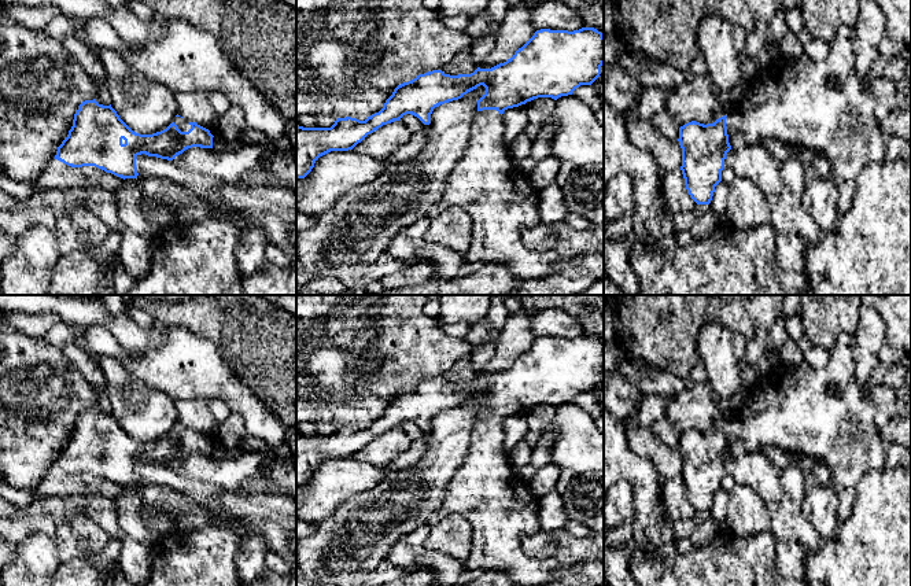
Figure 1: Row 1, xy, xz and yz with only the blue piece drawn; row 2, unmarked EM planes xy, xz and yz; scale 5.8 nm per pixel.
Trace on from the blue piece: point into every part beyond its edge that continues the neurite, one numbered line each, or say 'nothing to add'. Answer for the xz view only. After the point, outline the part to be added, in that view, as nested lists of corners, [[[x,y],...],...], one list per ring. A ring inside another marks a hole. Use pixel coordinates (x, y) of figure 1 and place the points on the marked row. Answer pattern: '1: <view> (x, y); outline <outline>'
1: xz (500, 199); outline [[[483,110],[475,114],[465,154],[447,177],[442,199],[428,209],[427,217],[432,218],[450,206],[461,206],[472,220],[472,239],[469,248],[462,254],[464,261],[480,265],[487,262],[501,263],[523,280],[543,279],[554,273],[553,263],[560,255],[553,250],[531,250],[521,240],[523,228],[532,228],[541,224],[539,191],[530,184],[525,174],[514,169],[509,145],[504,143],[504,132],[502,115],[497,110]]]

